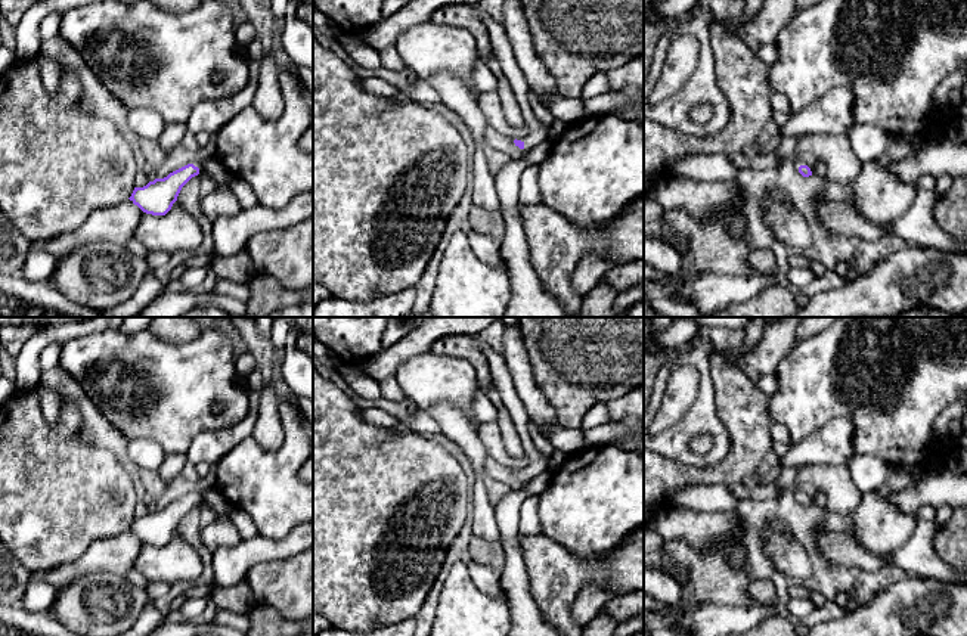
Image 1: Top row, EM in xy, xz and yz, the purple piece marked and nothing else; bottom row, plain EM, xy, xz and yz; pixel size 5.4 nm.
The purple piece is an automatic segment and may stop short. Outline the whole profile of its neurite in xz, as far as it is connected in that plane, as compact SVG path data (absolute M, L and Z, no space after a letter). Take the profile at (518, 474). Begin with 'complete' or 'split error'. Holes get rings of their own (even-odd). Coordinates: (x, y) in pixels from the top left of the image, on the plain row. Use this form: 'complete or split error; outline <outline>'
split error; outline M474 335L472 339L483 350L490 364L492 379L496 384L496 390L502 400L502 404L508 409L514 426L524 444L526 454L529 457L529 465L524 472L514 471L515 477L520 480L530 480L549 469L549 457L542 454L533 444L529 434L530 418L523 404L511 376L511 372L505 363L502 354L496 353L490 345L487 345L480 335Z

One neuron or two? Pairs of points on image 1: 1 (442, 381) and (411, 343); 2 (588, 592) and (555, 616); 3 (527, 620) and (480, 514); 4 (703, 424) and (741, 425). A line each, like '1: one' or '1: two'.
1: two
2: two
3: two
4: two

